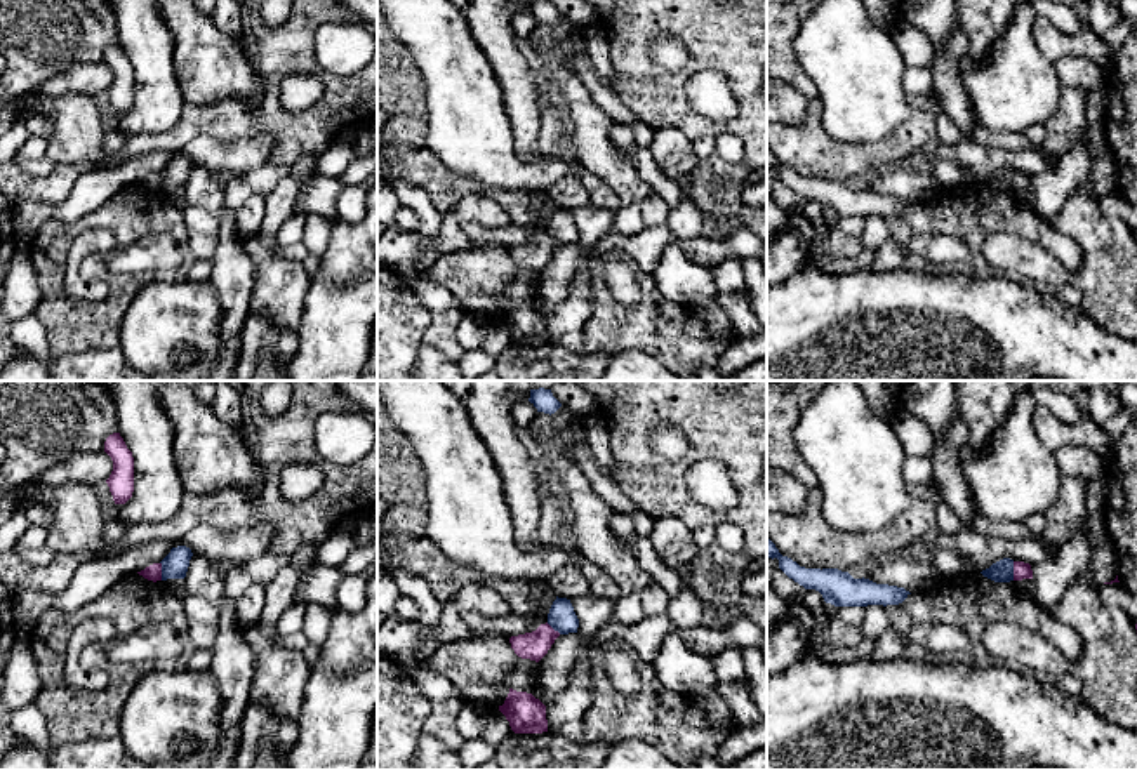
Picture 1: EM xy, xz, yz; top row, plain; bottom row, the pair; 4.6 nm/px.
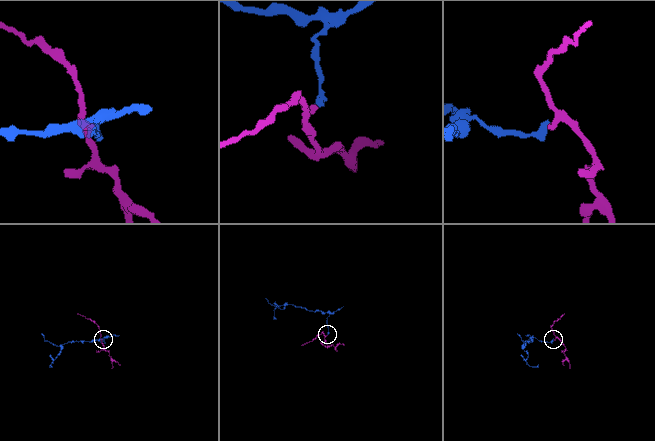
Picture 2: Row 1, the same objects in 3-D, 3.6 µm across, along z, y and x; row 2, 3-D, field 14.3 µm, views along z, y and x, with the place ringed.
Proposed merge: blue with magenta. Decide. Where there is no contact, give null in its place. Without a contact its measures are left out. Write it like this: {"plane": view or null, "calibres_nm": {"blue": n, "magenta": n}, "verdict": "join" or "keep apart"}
{"plane": "yz", "calibres_nm": {"blue": 100, "magenta": 80}, "verdict": "keep apart"}

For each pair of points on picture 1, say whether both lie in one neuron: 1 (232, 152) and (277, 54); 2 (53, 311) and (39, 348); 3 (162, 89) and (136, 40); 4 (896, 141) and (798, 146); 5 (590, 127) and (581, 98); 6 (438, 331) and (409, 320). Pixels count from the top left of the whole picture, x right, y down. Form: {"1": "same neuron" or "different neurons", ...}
{"1": "different neurons", "2": "different neurons", "3": "same neuron", "4": "same neuron", "5": "same neuron", "6": "different neurons"}

